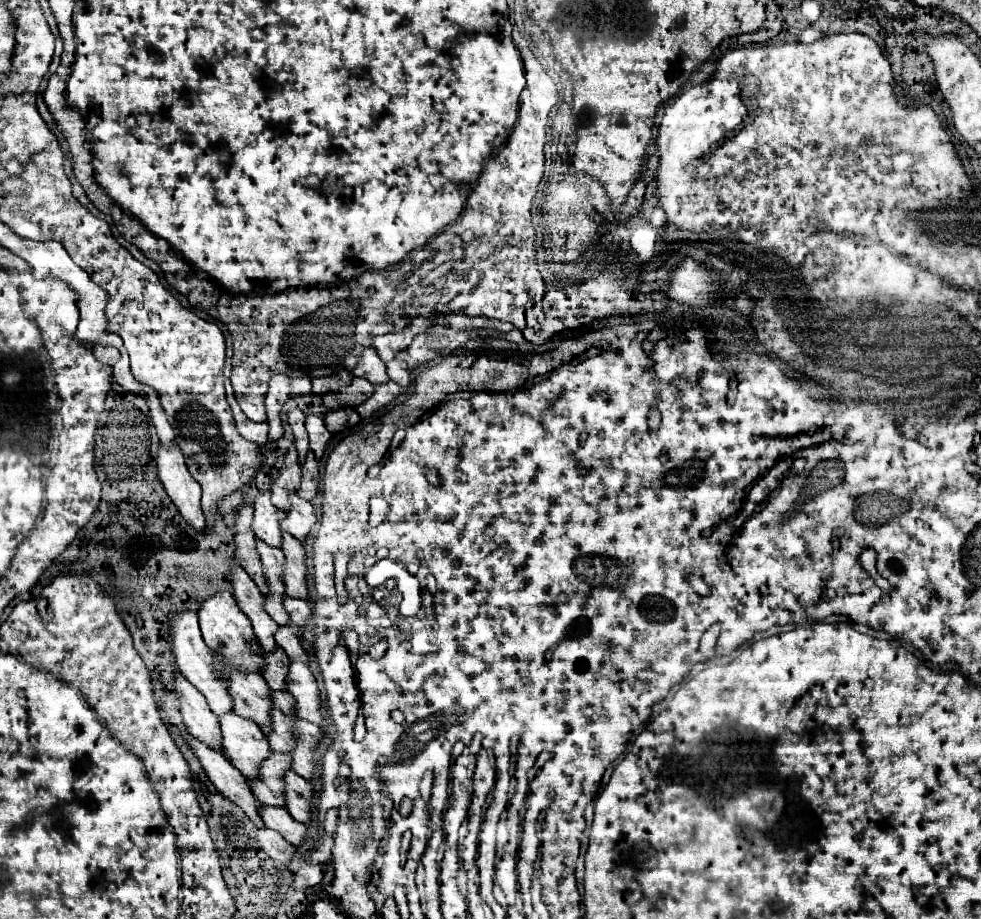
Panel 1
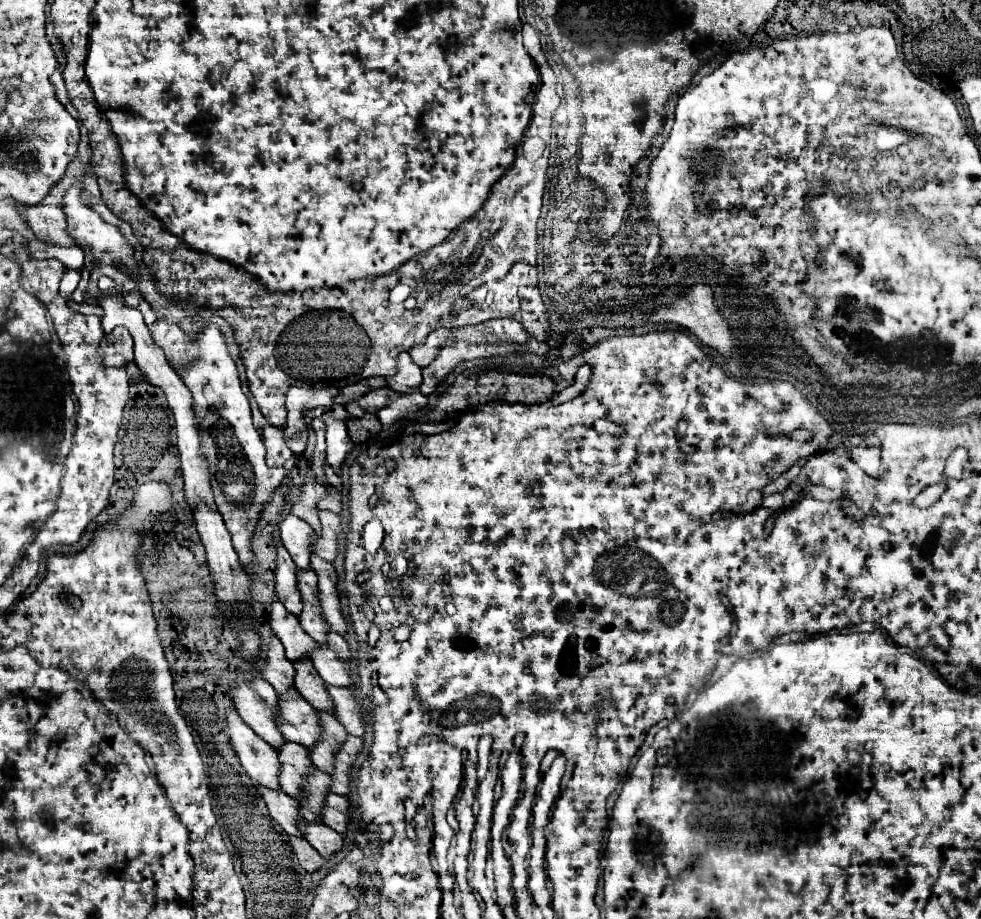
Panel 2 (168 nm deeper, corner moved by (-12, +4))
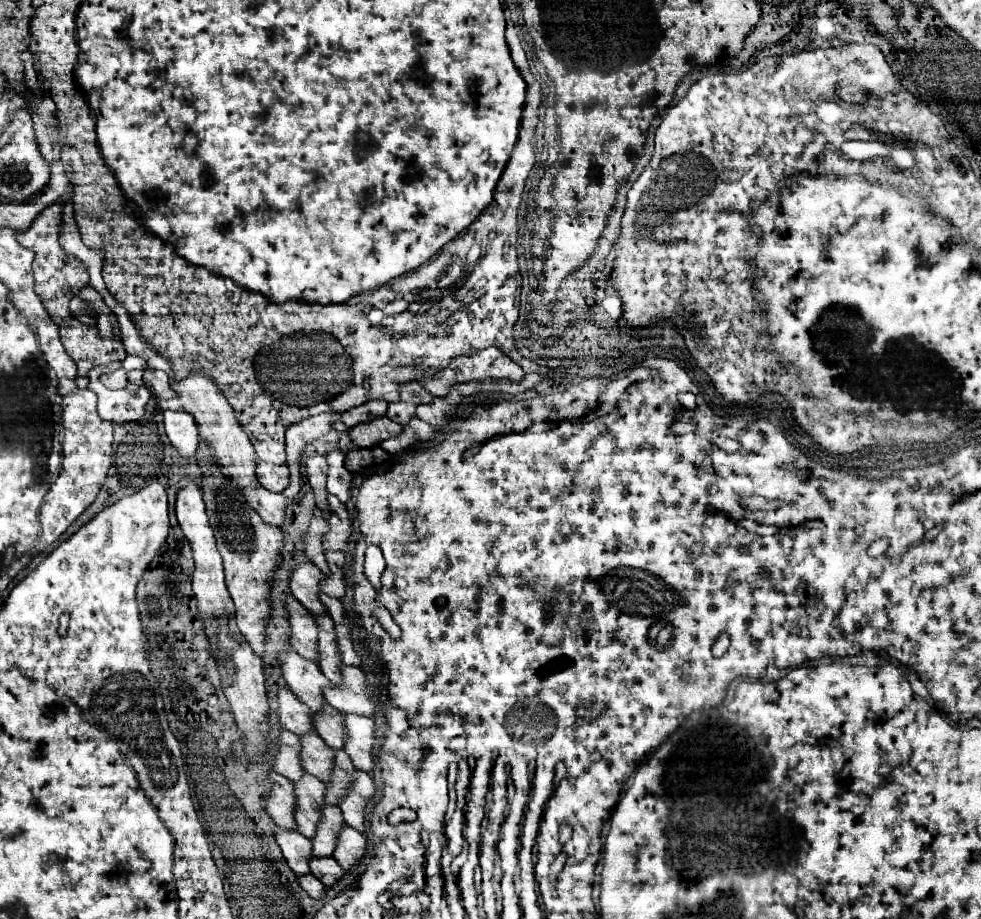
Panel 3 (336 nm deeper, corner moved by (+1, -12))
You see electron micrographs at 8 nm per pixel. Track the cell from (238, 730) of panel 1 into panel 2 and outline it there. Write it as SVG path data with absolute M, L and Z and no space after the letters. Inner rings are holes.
M286 742L284 746L276 748L276 752L278 752L278 762L280 762L280 772L278 772L280 788L288 796L300 798L302 796L302 776L312 766L306 748L294 742Z

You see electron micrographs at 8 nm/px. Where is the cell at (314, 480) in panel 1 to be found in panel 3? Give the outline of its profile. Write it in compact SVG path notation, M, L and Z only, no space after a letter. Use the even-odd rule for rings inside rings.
M329 496L329 506L331 506L331 520L329 520L329 532L323 536L323 548L345 552L351 536L349 512L335 496Z

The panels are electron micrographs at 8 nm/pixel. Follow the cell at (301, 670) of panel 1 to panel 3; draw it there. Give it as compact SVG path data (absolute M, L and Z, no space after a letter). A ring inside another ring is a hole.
M345 714L345 726L349 736L345 738L345 752L351 756L355 768L369 772L375 768L373 746L375 746L375 720L355 714Z

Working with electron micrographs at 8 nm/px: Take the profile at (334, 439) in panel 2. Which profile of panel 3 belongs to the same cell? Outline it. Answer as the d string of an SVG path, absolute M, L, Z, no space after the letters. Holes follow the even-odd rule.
M333 450L327 454L329 474L327 474L327 490L335 494L343 504L349 500L349 492L353 486L353 476L345 468L345 452Z

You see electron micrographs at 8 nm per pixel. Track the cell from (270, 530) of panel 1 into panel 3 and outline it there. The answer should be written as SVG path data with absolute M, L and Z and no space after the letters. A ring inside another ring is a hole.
M301 562L291 574L291 594L309 610L309 612L325 612L327 608L319 600L319 584L325 580L325 574L319 572L311 562Z

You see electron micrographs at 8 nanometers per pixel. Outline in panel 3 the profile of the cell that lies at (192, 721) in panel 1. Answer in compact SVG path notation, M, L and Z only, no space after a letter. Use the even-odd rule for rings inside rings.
M271 772L271 794L265 798L267 800L267 812L275 820L279 828L285 830L297 830L295 820L293 820L293 782L289 782L285 776Z

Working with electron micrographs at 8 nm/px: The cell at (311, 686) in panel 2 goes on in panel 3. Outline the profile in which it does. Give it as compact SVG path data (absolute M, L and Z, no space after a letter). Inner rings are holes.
M325 704L325 710L321 714L315 714L315 728L317 734L331 746L331 748L343 748L345 746L345 724L341 724L341 712L333 706Z

